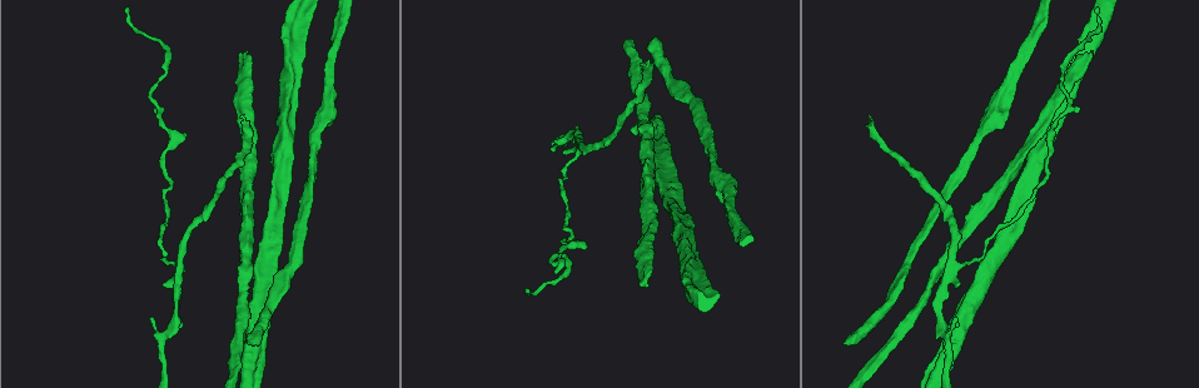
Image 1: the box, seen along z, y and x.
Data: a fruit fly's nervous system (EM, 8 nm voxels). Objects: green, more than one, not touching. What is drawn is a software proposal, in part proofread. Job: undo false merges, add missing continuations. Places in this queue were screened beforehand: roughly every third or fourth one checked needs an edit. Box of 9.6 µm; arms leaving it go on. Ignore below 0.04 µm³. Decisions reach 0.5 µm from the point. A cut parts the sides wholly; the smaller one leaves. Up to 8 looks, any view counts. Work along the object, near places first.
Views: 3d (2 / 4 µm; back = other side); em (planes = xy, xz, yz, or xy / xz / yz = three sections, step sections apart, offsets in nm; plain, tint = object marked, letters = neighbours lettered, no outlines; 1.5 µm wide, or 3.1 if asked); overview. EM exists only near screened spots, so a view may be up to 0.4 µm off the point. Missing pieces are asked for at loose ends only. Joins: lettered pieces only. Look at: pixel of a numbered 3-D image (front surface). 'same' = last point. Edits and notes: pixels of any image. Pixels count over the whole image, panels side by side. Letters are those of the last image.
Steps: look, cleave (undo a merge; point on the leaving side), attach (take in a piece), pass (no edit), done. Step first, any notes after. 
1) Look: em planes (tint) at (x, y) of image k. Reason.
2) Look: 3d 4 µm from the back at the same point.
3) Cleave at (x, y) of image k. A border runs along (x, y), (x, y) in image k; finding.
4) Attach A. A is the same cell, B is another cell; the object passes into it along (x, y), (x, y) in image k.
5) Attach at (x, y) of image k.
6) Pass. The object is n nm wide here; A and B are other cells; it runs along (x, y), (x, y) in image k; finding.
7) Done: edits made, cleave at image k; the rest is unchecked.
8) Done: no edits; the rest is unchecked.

Look: 3d 4 µm at (646, 123) of image 1. A narrow waist.

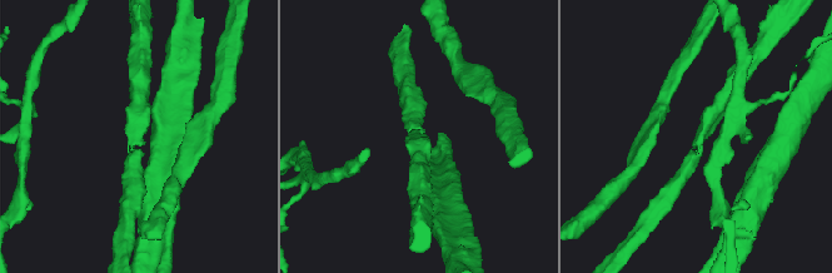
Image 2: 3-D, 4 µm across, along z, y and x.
Look: em planes (letters) at (414, 133) of image 2. The arms are 220, 240 nm wide.

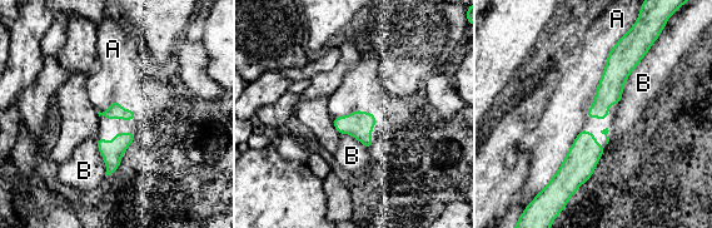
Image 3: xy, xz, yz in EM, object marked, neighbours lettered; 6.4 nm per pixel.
Pass. A and B are other cells; a border runs along (641, 60), (628, 77), (617, 104) in image 3; all the same cell.

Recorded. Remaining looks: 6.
Look: 3d 2 µm at (652, 38) of image 1. End of a long branch.

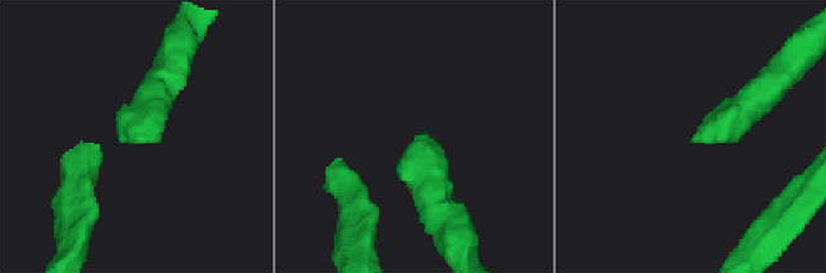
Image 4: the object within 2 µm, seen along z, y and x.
Look: em xz step 8 (letters) at (695, 139) of image 4.

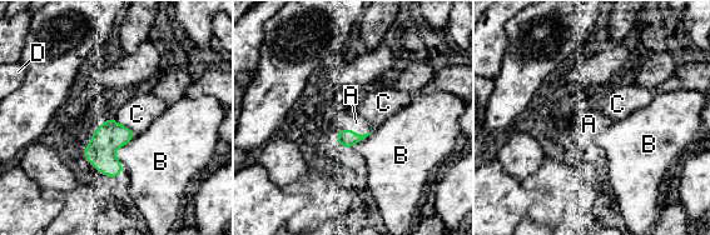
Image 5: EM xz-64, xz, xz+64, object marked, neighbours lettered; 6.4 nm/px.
Attach A. The longest contact is with B, 200 nm; A is the same cell, B, C and D are other cells; it goes on there.

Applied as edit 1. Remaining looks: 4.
Done: edits made, attach at image 5; the rest is unchecked.

